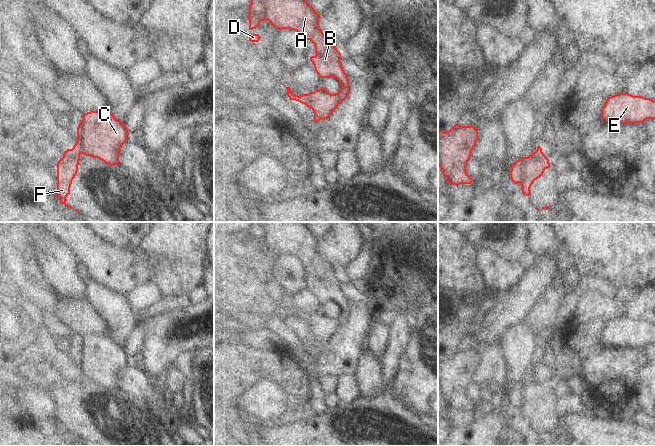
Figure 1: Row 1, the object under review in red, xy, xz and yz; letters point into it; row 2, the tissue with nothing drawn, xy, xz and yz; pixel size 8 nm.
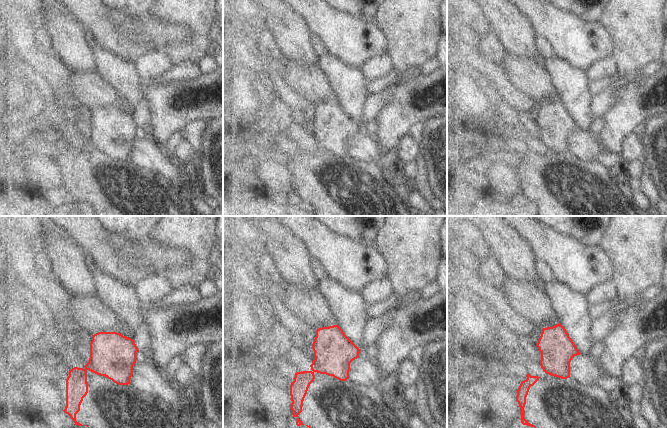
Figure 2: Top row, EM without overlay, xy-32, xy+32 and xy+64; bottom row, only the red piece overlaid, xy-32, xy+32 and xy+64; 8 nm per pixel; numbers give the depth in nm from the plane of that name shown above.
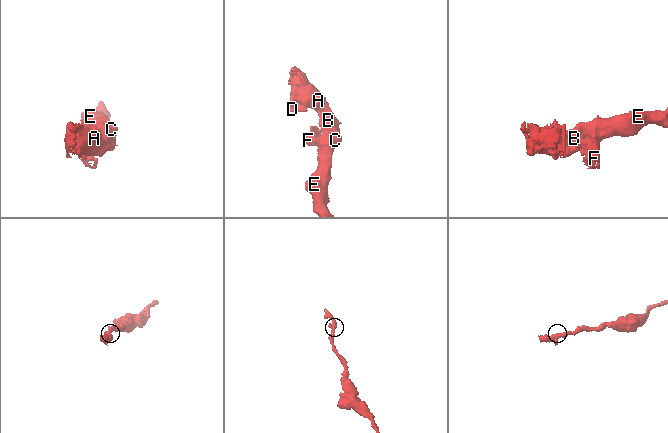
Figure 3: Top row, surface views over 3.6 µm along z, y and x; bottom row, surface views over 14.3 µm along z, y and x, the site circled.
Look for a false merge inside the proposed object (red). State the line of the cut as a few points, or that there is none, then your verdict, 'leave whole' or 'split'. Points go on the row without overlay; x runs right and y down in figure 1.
cut in xy along (72, 372), (80, 377); split

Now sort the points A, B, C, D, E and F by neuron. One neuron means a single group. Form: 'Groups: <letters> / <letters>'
Groups: A B C D E / F

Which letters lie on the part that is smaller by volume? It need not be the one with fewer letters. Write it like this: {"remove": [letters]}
{"remove": ["F"]}

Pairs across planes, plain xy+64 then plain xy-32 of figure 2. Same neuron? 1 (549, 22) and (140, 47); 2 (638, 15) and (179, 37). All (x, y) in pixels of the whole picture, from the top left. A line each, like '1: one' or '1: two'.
1: one
2: two

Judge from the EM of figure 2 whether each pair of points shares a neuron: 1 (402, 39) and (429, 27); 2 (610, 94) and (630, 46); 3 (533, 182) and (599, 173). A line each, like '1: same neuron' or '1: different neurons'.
1: same neuron
2: same neuron
3: same neuron

